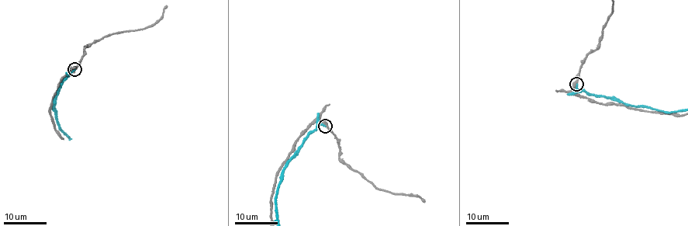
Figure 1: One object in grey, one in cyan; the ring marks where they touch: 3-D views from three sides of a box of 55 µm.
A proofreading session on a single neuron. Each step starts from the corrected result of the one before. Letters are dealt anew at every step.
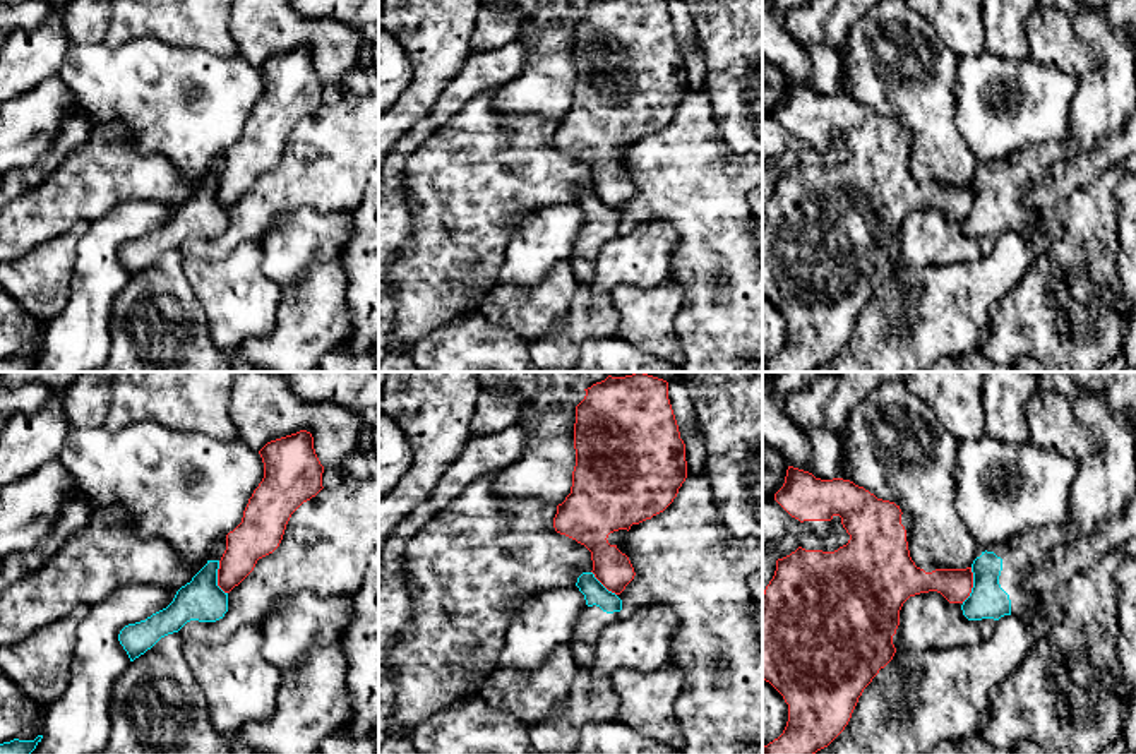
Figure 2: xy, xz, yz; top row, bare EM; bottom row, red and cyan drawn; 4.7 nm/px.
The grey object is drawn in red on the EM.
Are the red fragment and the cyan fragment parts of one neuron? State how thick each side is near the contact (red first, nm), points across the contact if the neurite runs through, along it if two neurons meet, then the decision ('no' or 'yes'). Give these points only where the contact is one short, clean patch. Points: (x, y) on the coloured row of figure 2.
160 nm thick on the red side, 180 nm on the other; no

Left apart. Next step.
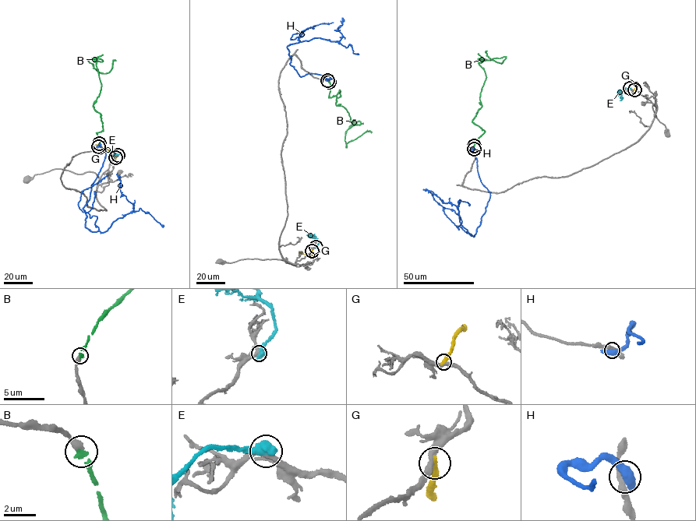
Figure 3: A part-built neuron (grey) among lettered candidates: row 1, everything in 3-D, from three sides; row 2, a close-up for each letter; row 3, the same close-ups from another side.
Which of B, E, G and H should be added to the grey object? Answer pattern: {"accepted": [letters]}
{"accepted": ["B"]}

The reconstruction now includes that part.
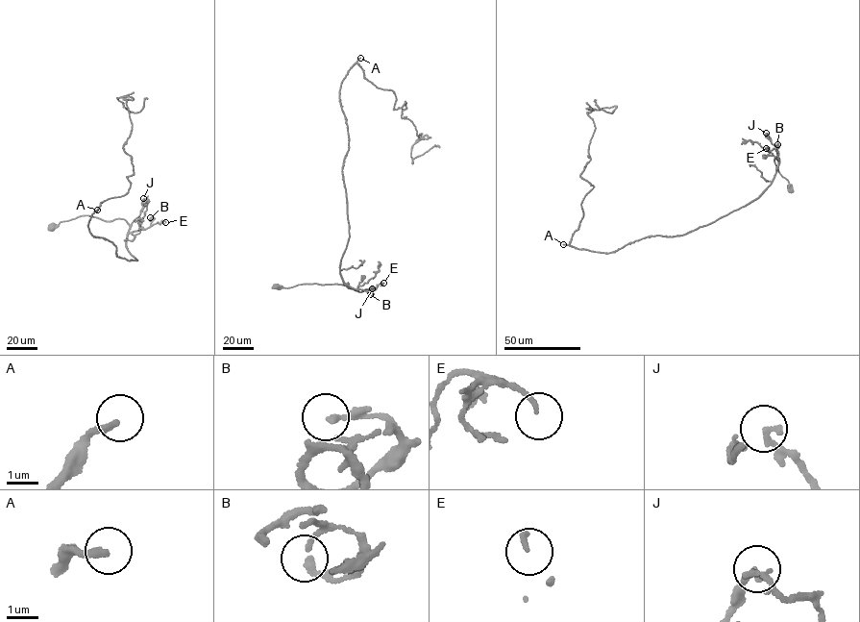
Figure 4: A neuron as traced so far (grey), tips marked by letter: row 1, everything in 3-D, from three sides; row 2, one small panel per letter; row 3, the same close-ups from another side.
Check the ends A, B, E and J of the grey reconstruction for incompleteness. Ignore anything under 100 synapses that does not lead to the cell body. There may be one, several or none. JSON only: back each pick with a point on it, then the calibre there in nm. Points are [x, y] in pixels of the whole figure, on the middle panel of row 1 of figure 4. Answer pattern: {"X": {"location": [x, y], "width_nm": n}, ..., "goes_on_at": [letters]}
{"A": {"location": [360, 58], "width_nm": 200}, "goes_on_at": ["A"]}

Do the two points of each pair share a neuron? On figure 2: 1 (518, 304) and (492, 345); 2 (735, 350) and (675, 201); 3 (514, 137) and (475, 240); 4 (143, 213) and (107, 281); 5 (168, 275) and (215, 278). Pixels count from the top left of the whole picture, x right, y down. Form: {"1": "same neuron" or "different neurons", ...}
{"1": "different neurons", "2": "same neuron", "3": "same neuron", "4": "same neuron", "5": "different neurons"}

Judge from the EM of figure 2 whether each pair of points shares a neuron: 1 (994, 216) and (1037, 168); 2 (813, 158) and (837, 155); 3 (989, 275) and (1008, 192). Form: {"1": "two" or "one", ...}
{"1": "one", "2": "one", "3": "two"}

